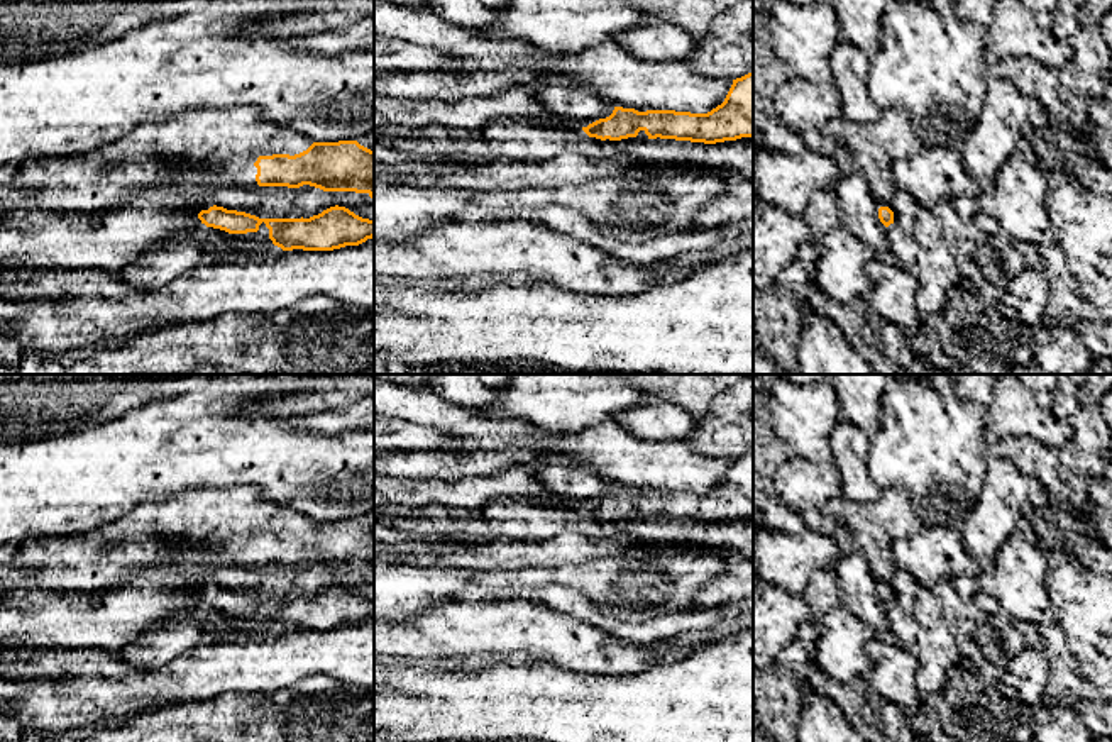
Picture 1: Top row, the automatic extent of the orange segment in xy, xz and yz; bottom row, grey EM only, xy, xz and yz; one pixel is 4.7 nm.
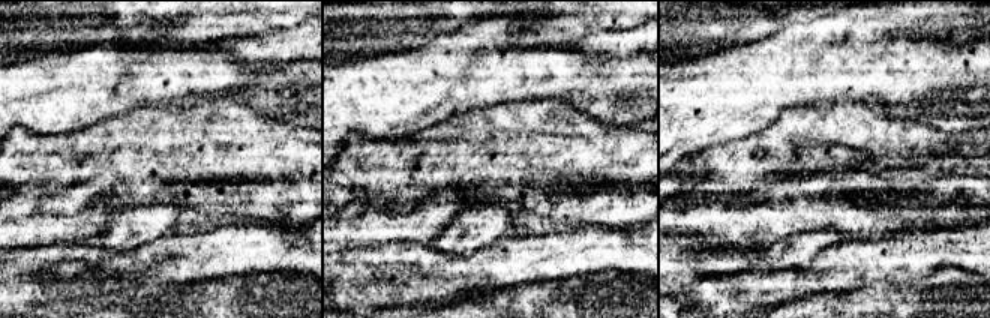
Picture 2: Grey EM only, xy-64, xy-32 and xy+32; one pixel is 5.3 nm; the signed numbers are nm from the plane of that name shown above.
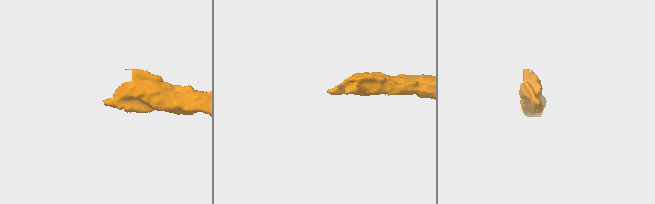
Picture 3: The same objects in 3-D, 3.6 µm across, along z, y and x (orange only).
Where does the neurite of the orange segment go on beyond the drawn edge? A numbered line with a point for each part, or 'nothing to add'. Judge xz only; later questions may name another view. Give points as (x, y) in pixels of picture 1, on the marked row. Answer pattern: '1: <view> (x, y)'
nothing to add

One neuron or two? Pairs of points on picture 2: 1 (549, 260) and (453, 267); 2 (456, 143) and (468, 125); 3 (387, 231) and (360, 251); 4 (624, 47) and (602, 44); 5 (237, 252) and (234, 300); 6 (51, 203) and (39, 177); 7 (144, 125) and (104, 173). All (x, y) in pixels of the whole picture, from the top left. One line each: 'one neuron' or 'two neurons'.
1: one neuron
2: two neurons
3: one neuron
4: one neuron
5: two neurons
6: one neuron
7: one neuron

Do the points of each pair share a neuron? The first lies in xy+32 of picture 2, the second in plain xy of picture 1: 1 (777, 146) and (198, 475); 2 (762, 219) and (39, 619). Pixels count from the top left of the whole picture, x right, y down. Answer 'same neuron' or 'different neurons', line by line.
1: different neurons
2: different neurons

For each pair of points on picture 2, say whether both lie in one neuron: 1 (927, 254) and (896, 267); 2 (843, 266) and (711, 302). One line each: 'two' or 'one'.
1: one
2: one

